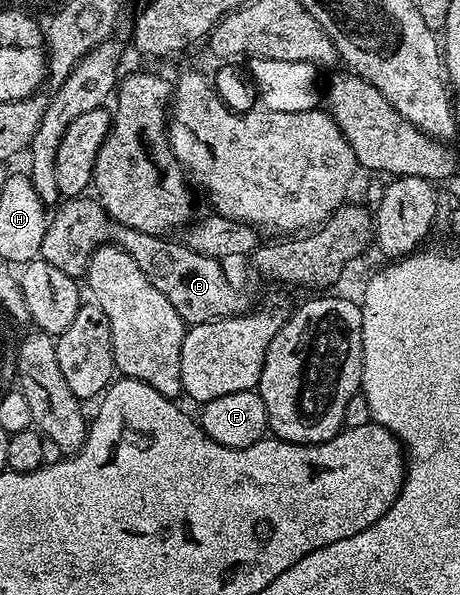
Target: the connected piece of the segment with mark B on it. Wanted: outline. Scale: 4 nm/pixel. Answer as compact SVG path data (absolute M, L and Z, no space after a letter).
M86 195L64 199L50 213L45 230L45 242L41 242L39 256L48 260L53 266L57 266L57 270L76 278L82 277L87 271L91 255L98 248L114 241L118 248L125 250L125 254L129 254L137 262L137 266L141 266L141 274L145 274L145 278L149 278L149 282L153 282L153 286L157 286L157 290L161 290L161 294L165 294L169 298L173 310L177 310L177 314L181 314L184 325L204 324L210 320L217 320L221 316L233 316L248 311L249 304L247 304L247 292L243 289L243 280L239 276L235 276L231 280L230 274L223 269L225 264L222 259L207 257L205 254L194 252L183 242L174 244L171 238L138 232L124 224L118 225L117 228L115 221L108 217L98 199L87 199Z

